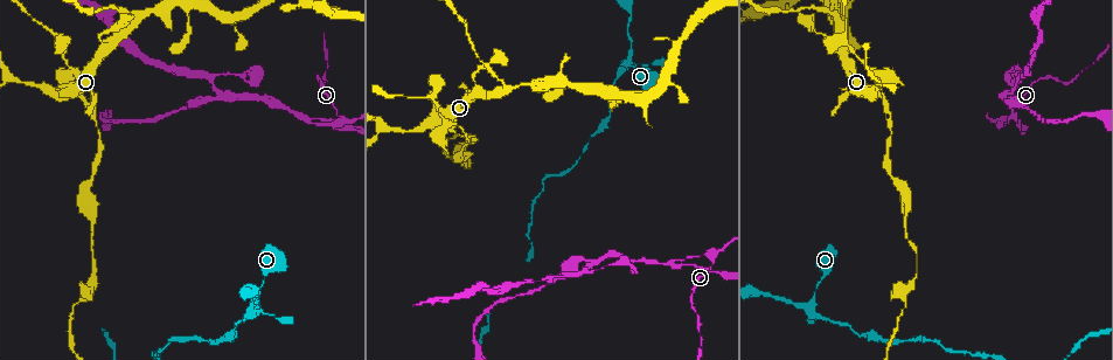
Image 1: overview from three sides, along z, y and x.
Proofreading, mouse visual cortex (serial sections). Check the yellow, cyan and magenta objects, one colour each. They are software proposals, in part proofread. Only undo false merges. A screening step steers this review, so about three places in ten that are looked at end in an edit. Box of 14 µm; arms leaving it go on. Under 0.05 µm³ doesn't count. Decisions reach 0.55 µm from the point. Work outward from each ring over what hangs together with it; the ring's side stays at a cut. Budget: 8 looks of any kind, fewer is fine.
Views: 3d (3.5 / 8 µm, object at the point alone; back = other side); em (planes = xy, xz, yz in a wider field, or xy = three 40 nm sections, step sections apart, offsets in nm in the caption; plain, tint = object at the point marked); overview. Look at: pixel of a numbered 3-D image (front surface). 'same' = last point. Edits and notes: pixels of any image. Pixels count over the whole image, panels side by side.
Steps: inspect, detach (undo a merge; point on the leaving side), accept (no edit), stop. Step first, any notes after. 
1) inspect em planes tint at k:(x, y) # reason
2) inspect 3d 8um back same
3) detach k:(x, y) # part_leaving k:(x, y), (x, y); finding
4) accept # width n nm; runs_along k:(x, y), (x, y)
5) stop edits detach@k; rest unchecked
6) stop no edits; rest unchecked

inspect 3d 3.5um at 1:(810, 303)

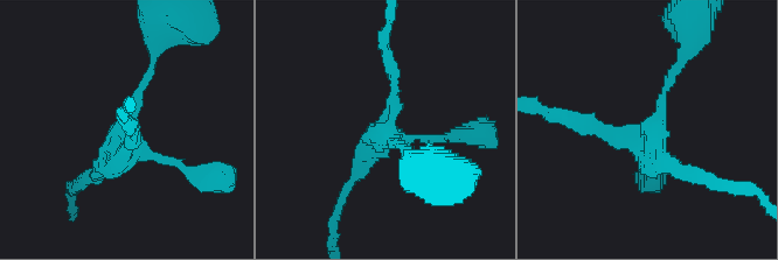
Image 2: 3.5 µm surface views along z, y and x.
inspect em planes tint at 2:(124, 135) # arms 4; arm_widths 150, 150, 200, 200 nm

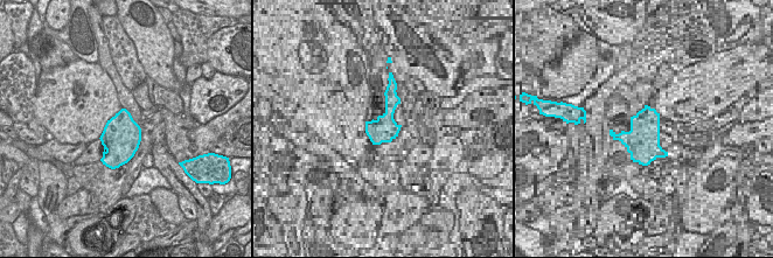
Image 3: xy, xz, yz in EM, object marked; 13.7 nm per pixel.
accept # width 550 nm; runs_along 2:(151, 67), (125, 149), (92, 174); all the same cell

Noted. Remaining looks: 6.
inspect 3d 8um at 1:(883, 104) # three arms meet

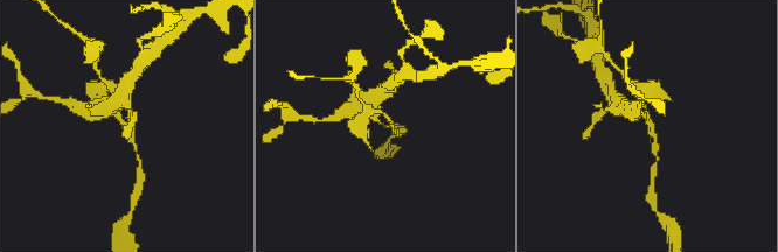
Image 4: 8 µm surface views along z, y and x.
inspect 3d 3.5um at 4:(124, 121) # closer look

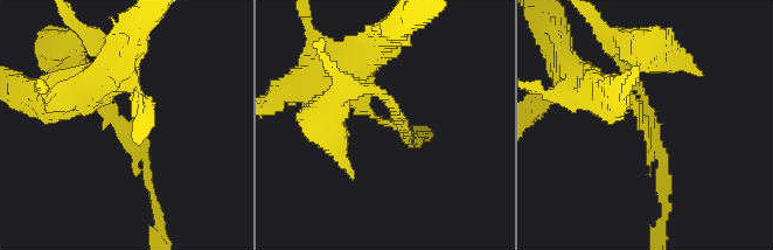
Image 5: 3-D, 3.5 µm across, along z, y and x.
inspect em xy step 5 tint at 5:(397, 127) # arms 3; arm_widths 150, 150, 200 nm; now the EM

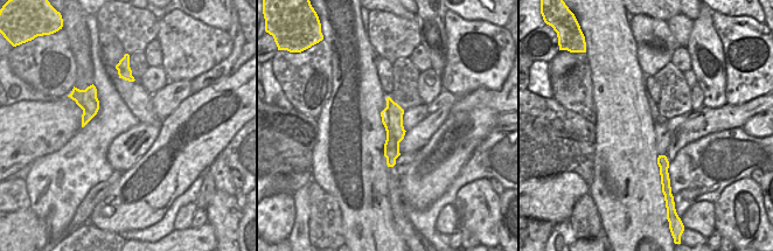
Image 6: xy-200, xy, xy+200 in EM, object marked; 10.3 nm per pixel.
detach 5:(662, 155) # part_leaving 5:(647, 124), (664, 160), (664, 214); a second cell is stuck on

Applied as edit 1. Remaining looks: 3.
inspect overview

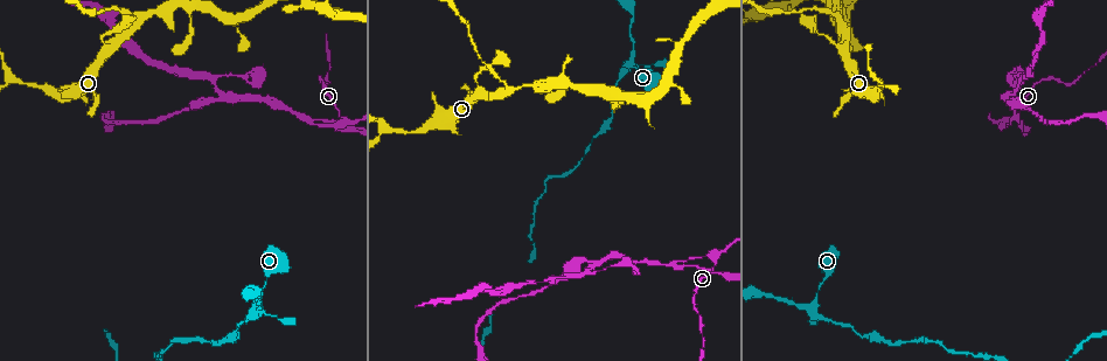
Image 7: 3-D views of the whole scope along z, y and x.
inspect 3d 3.5um back at 7:(675, 265) # three-way junction

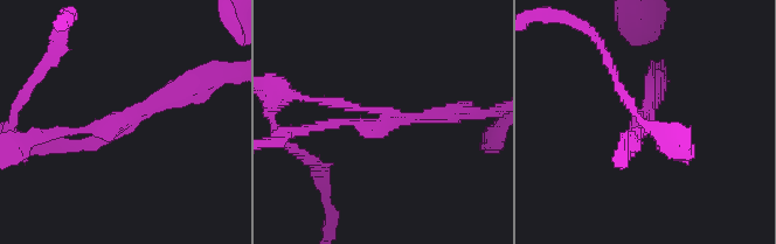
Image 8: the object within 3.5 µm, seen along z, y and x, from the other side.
inspect em xy step 5 tint at 8:(122, 124) # now the EM

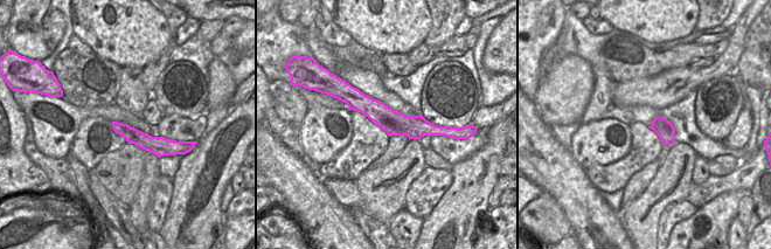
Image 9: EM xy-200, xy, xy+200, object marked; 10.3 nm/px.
detach 8:(427, 118) # width 260 nm; part_leaving 8:(389, 119), (486, 113); a second cell is stuck on

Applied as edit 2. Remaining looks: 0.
stop edits detach@5, detach@8; rest unchecked

